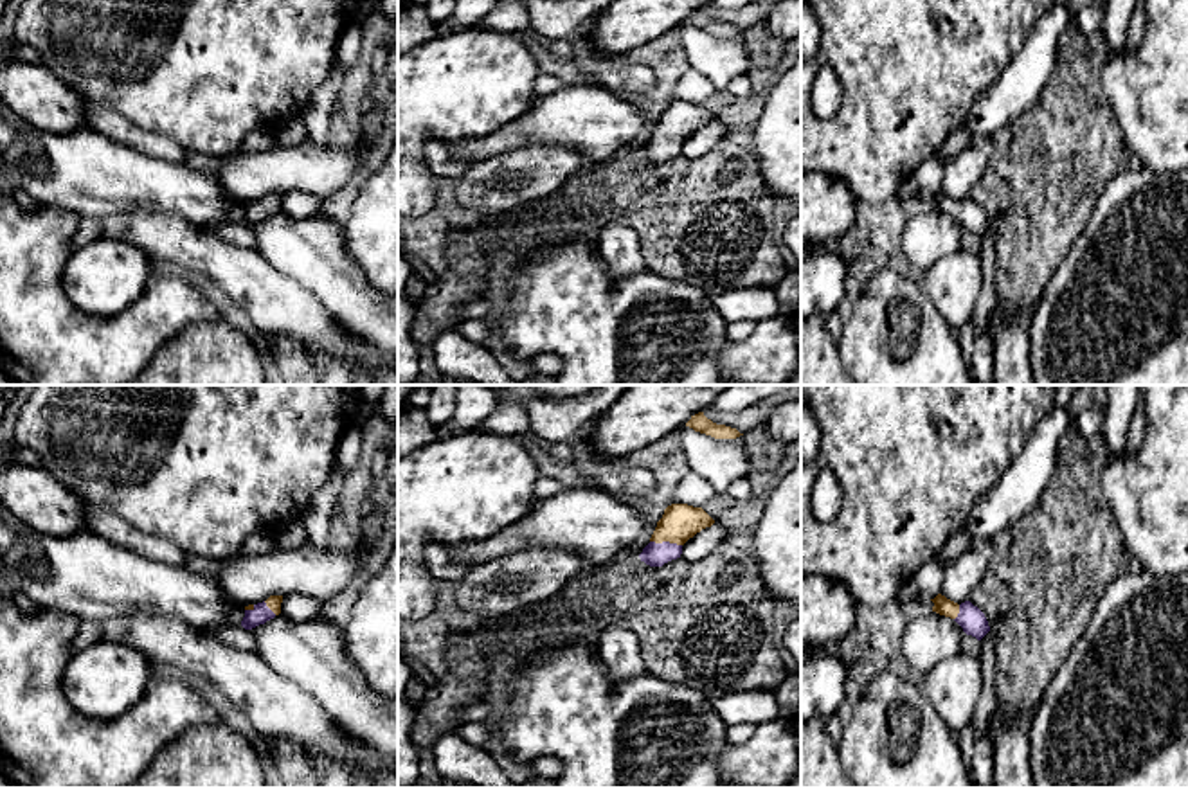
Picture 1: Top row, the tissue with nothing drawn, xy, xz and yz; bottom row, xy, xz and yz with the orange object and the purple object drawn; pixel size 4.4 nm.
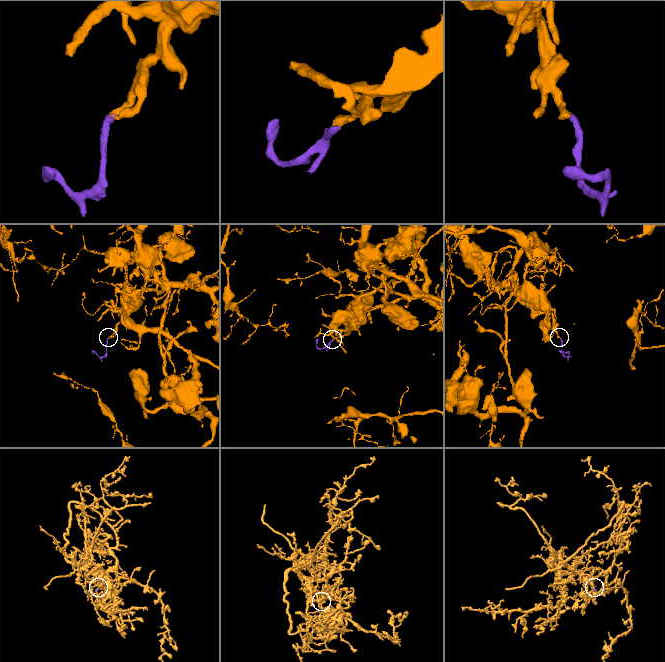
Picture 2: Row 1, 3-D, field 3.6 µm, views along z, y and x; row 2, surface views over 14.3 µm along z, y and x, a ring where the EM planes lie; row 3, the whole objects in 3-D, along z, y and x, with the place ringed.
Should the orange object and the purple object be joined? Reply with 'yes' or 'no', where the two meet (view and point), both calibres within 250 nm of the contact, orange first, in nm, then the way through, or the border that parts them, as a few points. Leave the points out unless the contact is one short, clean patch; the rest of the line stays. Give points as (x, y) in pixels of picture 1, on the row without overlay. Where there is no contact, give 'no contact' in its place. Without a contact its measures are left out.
yes; contact xz (666, 137); calibres 160 and 110 nm; way xz (679, 119), (666, 137), (656, 152)

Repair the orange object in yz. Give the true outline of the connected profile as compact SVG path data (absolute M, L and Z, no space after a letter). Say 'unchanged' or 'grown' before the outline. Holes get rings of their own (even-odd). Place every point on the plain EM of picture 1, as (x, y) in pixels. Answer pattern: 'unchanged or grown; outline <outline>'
grown; outline M941 191L931 198L934 200L932 209L954 216L967 232L981 237L990 228L985 210L970 198L958 201Z

